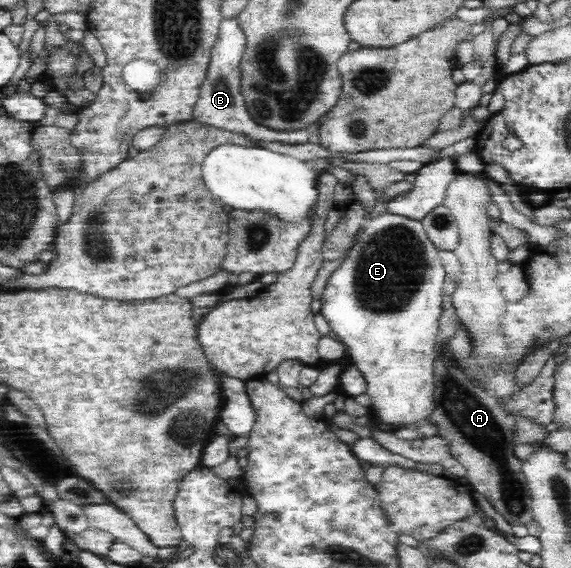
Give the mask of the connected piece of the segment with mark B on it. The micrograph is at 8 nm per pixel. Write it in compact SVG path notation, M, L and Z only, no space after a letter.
M236 18L223 19L219 36L212 50L212 59L208 73L199 89L199 99L193 110L193 118L218 128L243 134L256 142L278 142L278 144L304 144L308 142L310 129L300 129L286 132L265 127L257 123L248 112L244 95L241 93L240 60L244 52L245 38Z

